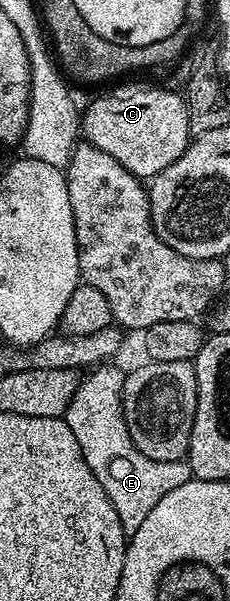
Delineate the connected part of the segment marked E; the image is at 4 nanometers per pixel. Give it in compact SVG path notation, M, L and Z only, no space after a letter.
M112 366L93 367L81 379L62 419L68 423L70 430L74 430L74 438L78 438L78 446L82 446L86 466L90 466L90 470L94 470L94 478L102 482L102 490L106 490L106 498L110 498L110 506L114 506L118 522L122 522L125 533L130 534L142 526L142 518L147 518L161 498L166 498L170 490L193 479L193 475L192 468L184 460L158 462L154 458L146 458L146 454L134 446L134 438L130 438L124 417L125 373L108 367Z

